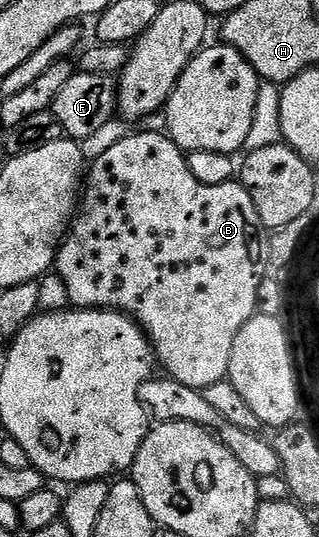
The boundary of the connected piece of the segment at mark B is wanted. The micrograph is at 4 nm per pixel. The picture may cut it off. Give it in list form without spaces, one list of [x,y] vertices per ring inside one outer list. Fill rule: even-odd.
[[[143,131],[144,133],[129,132],[106,155],[91,162],[86,173],[86,180],[82,185],[82,196],[78,201],[78,208],[72,218],[72,224],[60,242],[60,250],[56,252],[54,272],[60,276],[62,283],[66,283],[68,300],[78,309],[115,309],[124,313],[139,325],[140,330],[148,336],[152,344],[152,351],[156,354],[159,368],[171,380],[186,383],[186,387],[203,390],[214,383],[225,380],[230,367],[230,355],[234,351],[234,339],[238,339],[238,331],[251,317],[257,316],[258,287],[262,280],[260,265],[266,261],[266,245],[260,241],[262,226],[256,220],[254,203],[250,195],[244,190],[239,180],[233,179],[226,183],[207,185],[198,183],[194,175],[190,175],[188,158],[184,150],[179,149],[172,142],[172,138],[164,131]]]

